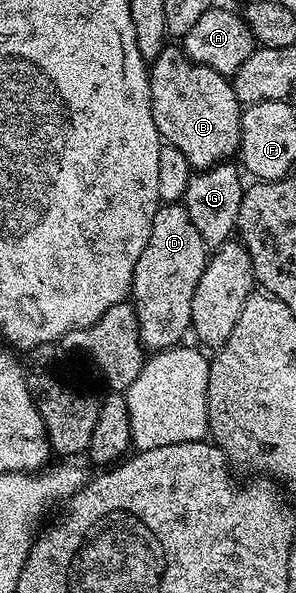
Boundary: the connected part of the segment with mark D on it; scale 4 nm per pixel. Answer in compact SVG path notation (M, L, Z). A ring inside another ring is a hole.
M184 203L160 205L151 226L151 238L135 262L131 303L139 322L139 338L150 353L180 345L191 328L191 298L205 269L207 249Z

